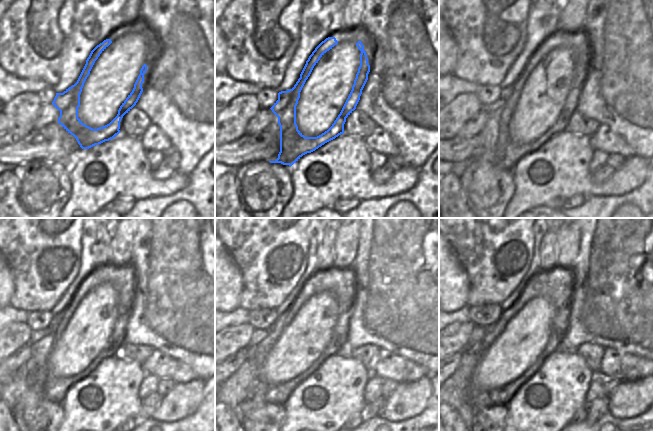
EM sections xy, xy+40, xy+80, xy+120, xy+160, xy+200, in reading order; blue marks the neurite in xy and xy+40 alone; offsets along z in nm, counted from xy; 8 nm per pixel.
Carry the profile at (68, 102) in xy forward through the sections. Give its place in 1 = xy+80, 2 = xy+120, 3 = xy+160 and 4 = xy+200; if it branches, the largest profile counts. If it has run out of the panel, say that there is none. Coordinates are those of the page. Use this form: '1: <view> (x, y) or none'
1: xy+80 (498, 147)
2: xy+120 (34, 375)
3: xy+160 (247, 380)
4: xy+200 (553, 285)

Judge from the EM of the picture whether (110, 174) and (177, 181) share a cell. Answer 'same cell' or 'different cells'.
same cell

